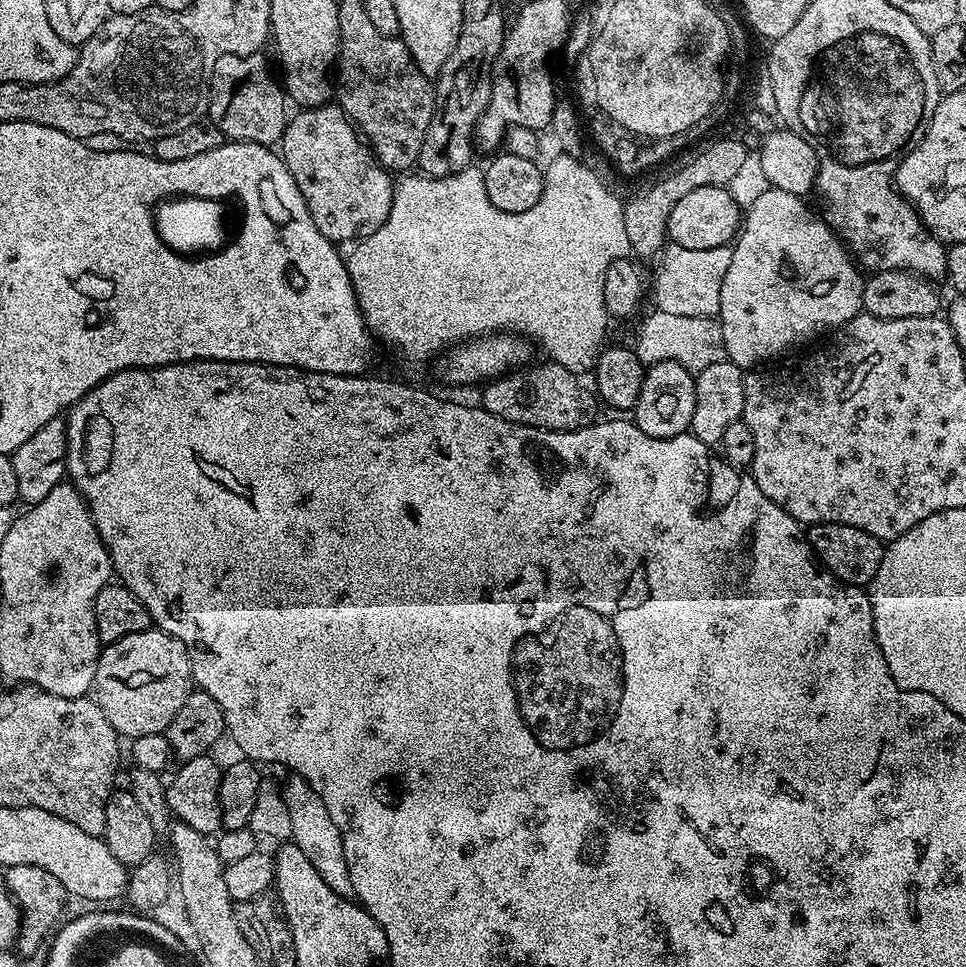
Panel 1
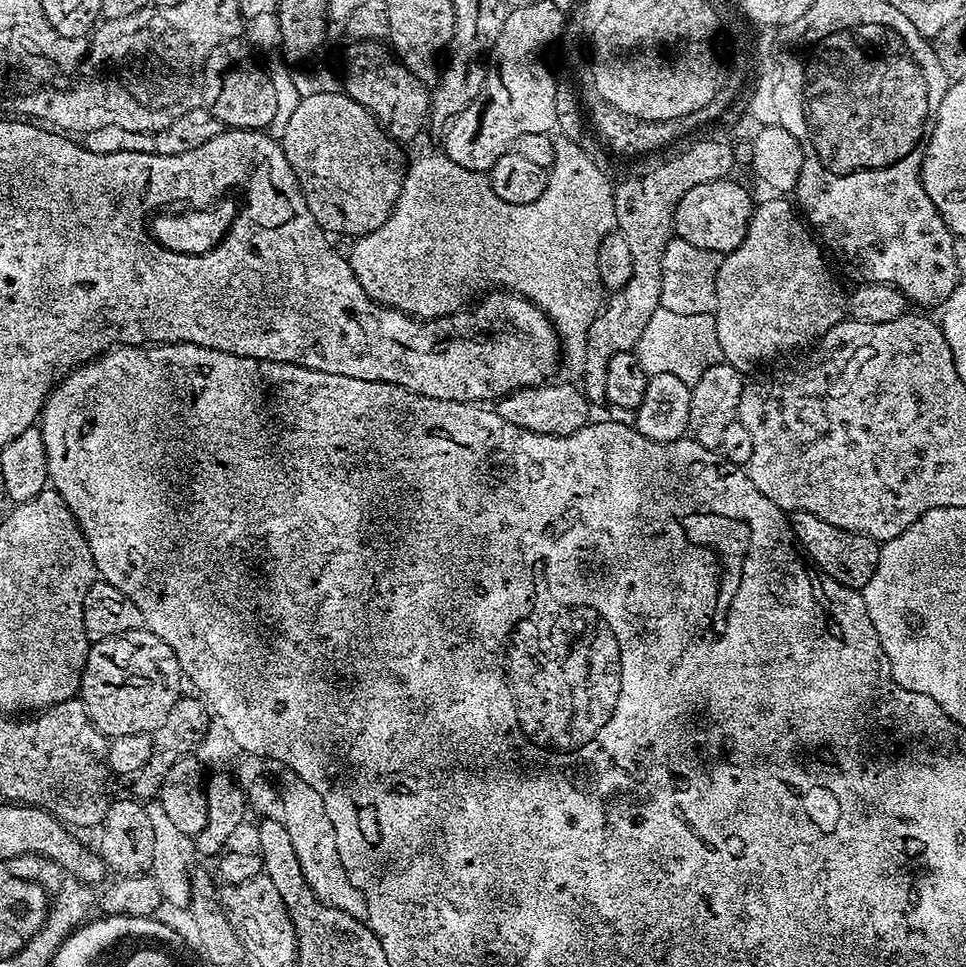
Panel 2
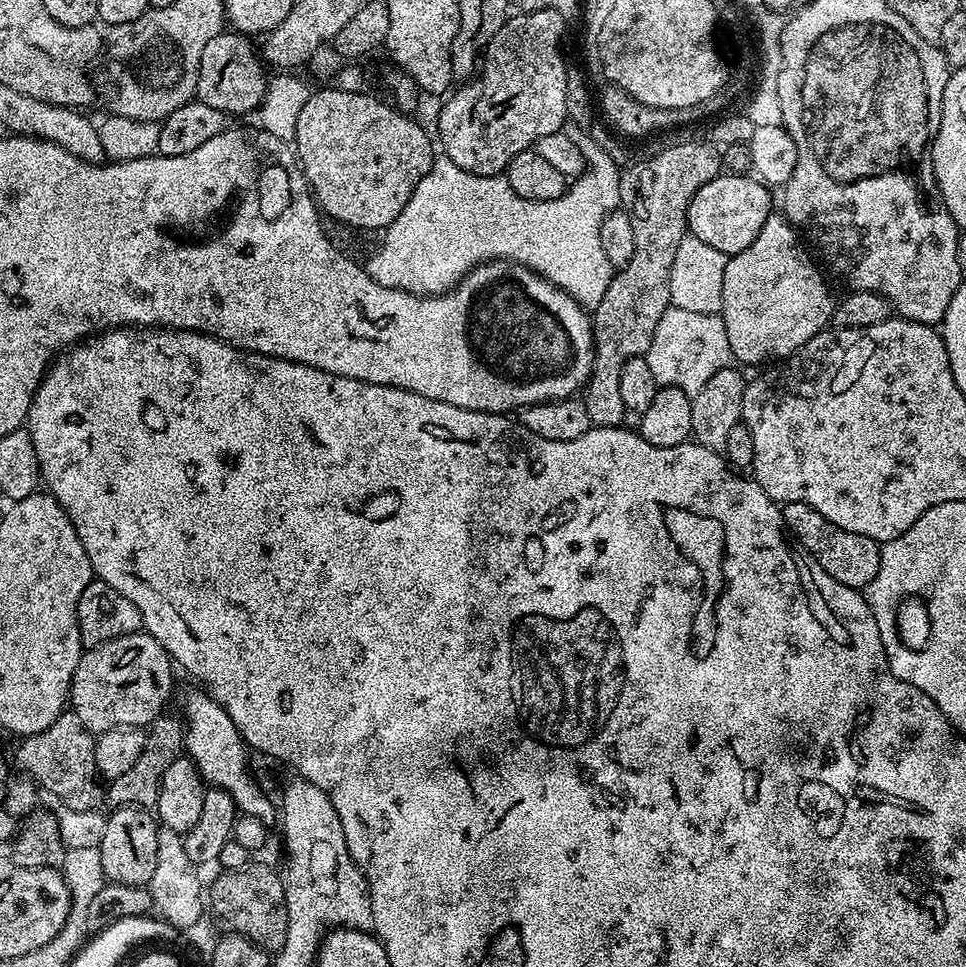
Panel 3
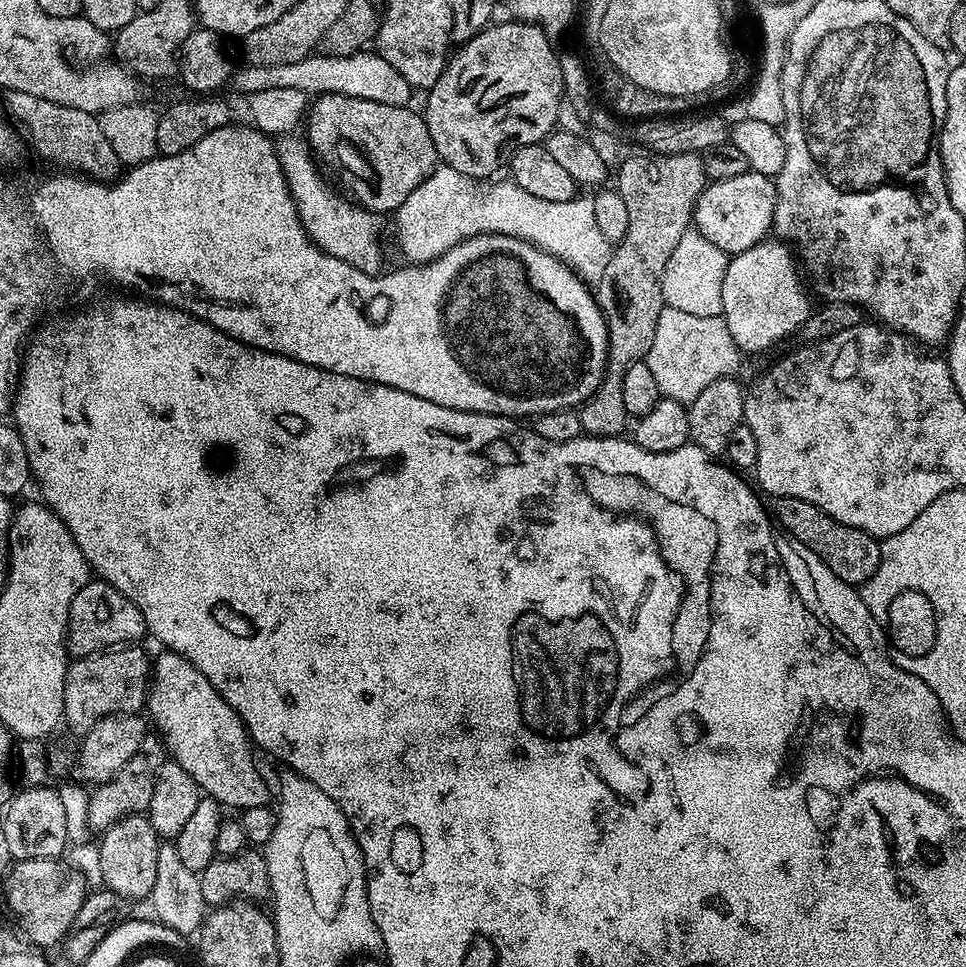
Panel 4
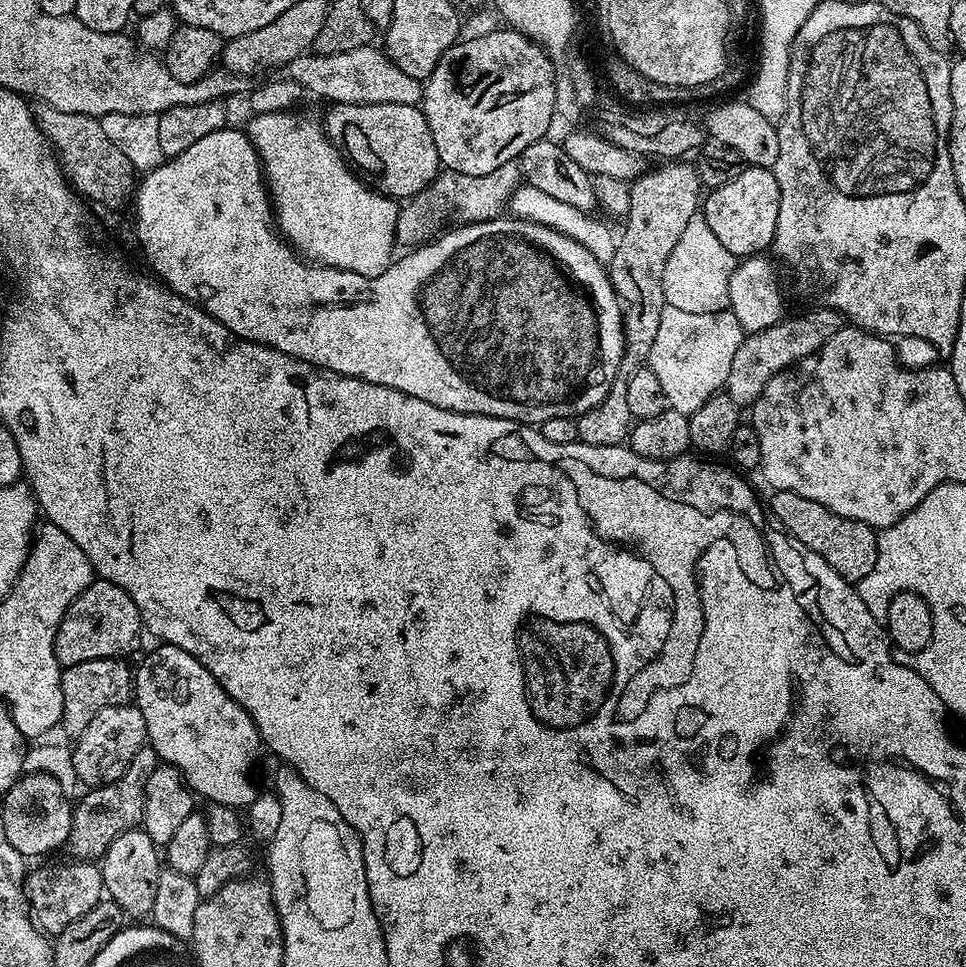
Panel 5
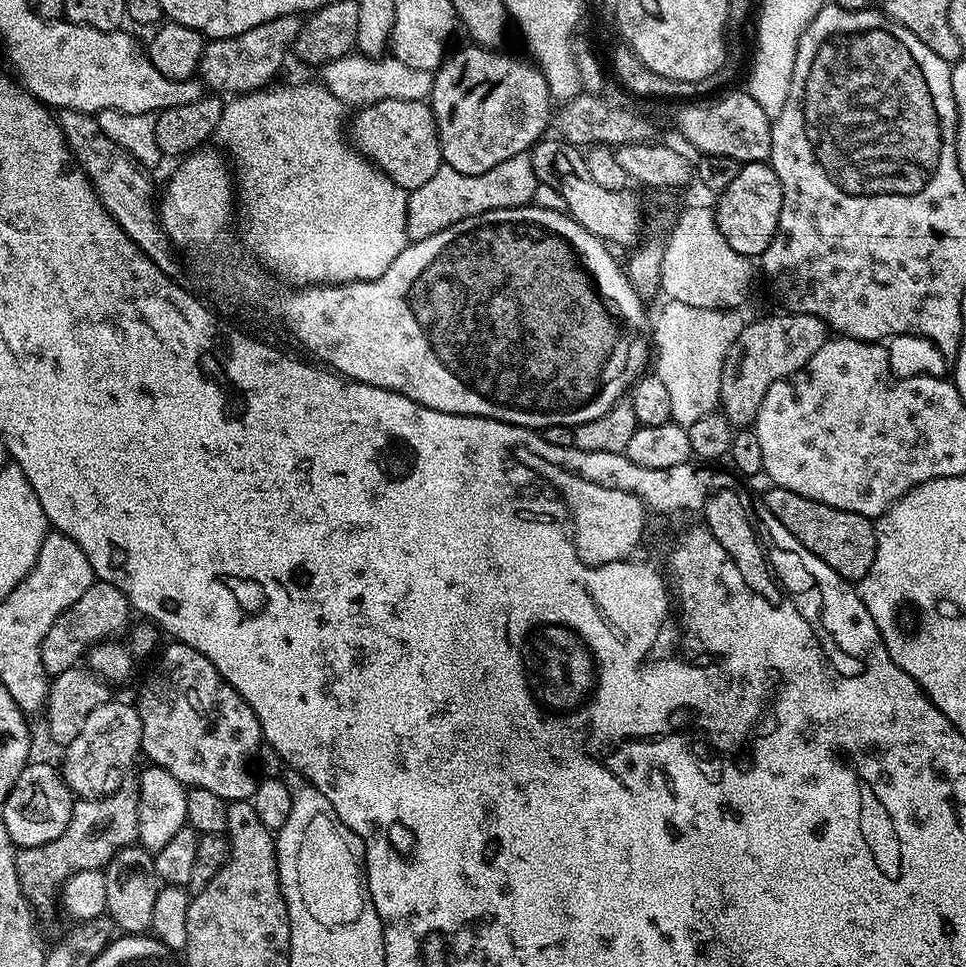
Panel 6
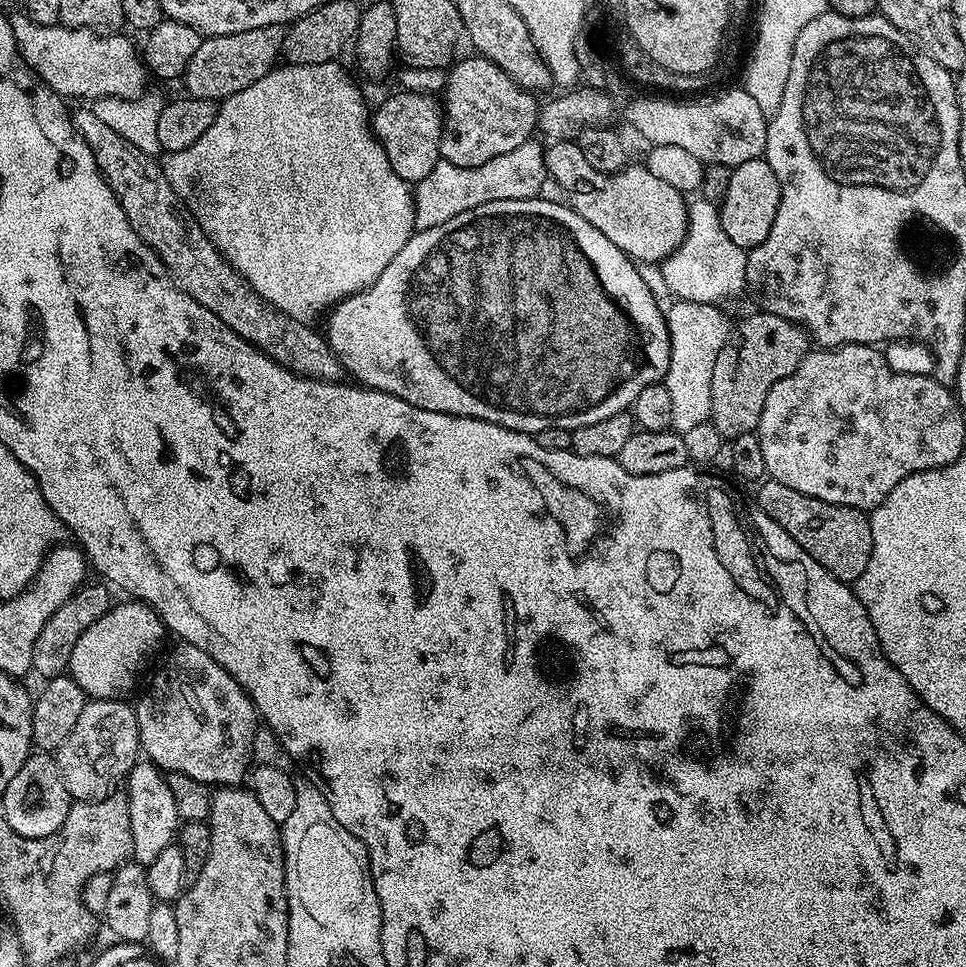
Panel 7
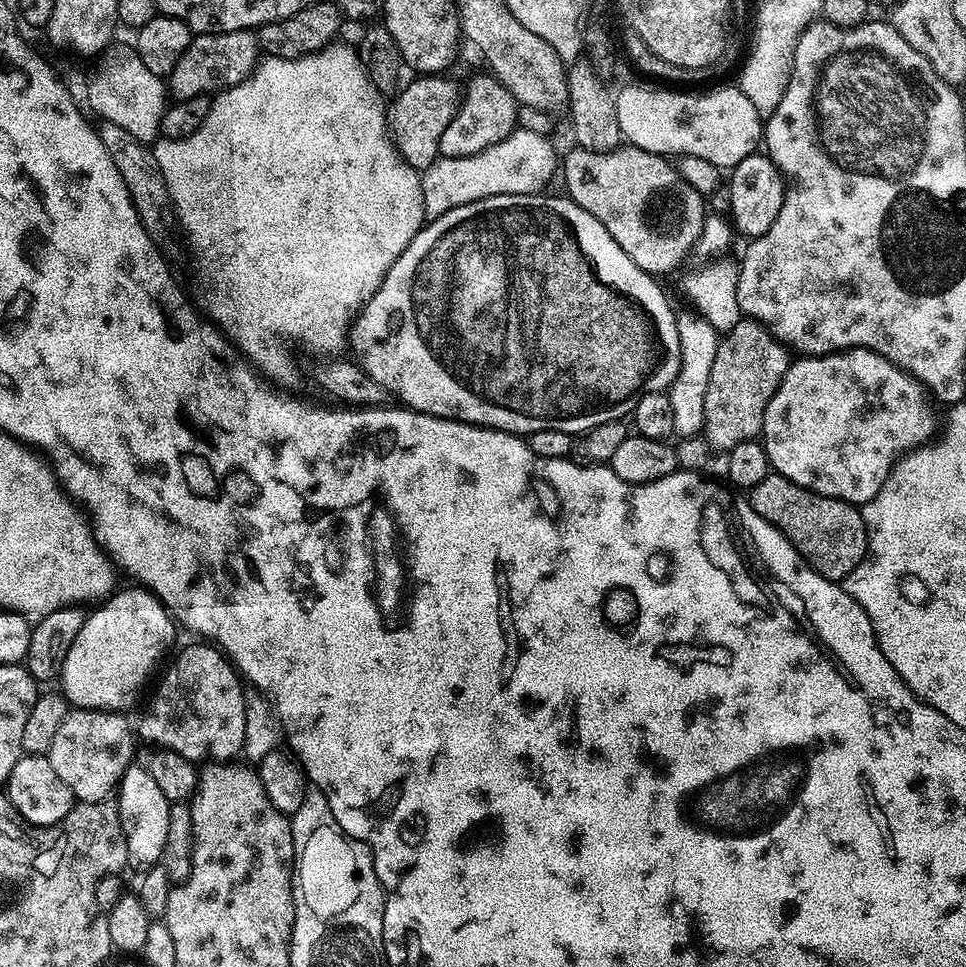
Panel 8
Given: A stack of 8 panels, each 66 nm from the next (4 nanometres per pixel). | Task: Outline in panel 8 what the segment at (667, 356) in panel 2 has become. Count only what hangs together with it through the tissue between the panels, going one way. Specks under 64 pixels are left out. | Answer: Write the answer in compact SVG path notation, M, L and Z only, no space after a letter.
M695 310L680 312L676 318L680 343L680 369L672 387L667 389L670 407L674 410L674 433L677 437L698 436L703 433L706 418L706 390L710 382L710 366L720 345L716 328Z

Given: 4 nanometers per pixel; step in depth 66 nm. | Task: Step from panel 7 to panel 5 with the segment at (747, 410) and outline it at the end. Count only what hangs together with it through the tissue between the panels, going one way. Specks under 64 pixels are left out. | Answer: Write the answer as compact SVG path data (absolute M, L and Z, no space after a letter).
M817 307L816 312L808 312L805 316L792 316L780 319L776 324L761 332L749 332L734 354L734 362L730 362L730 378L726 385L727 395L732 397L738 406L750 406L762 394L766 382L774 378L782 370L791 368L802 358L814 354L838 330L846 327L844 315L829 308Z

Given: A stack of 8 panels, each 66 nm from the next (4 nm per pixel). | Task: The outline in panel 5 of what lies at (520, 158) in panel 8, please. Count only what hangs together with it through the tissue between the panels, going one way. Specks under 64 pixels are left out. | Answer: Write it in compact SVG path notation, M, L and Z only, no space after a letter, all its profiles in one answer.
M516 160L506 162L506 166L498 166L498 170L490 170L490 174L471 176L458 174L447 170L440 175L417 196L411 197L400 208L398 222L396 223L396 244L404 250L419 248L431 237L428 226L428 202L436 212L444 216L453 216L453 221L460 224L473 224L483 220L495 220L511 205L512 196L522 186L520 165Z

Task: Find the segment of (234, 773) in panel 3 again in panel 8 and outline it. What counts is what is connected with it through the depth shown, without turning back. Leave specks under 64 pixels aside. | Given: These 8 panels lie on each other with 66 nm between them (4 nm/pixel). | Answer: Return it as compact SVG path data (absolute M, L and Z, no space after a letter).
M192 642L196 644L188 644L176 657L172 660L172 665L168 668L168 673L160 680L160 685L156 688L156 693L152 696L152 701L148 704L148 709L144 712L144 717L141 718L140 724L138 720L138 736L141 741L149 740L150 743L156 744L157 749L173 752L182 758L193 762L232 762L237 759L244 751L244 742L246 740L246 714L248 705L246 703L246 695L244 696L245 685L242 683L242 677L239 672L232 666L231 660L224 655L221 649L207 642Z

